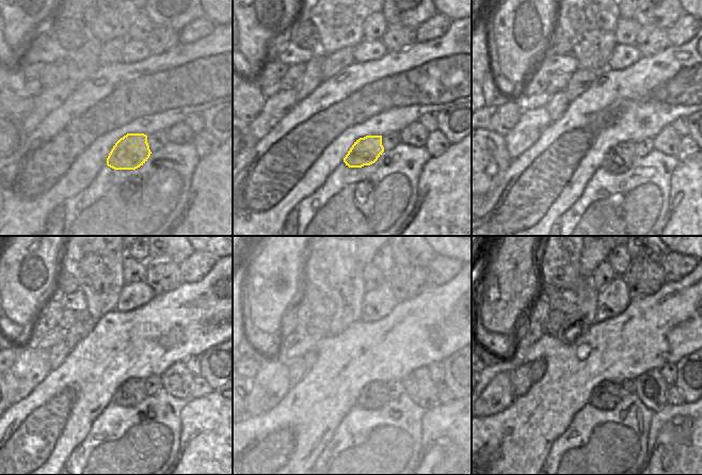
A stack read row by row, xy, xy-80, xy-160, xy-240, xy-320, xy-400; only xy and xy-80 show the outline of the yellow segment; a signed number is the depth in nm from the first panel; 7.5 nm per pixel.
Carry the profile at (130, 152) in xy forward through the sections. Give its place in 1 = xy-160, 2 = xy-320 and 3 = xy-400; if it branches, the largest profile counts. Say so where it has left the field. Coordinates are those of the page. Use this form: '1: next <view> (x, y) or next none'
1: next xy-160 (616, 160)
2: next xy-320 (376, 394)
3: next xy-400 (606, 396)

